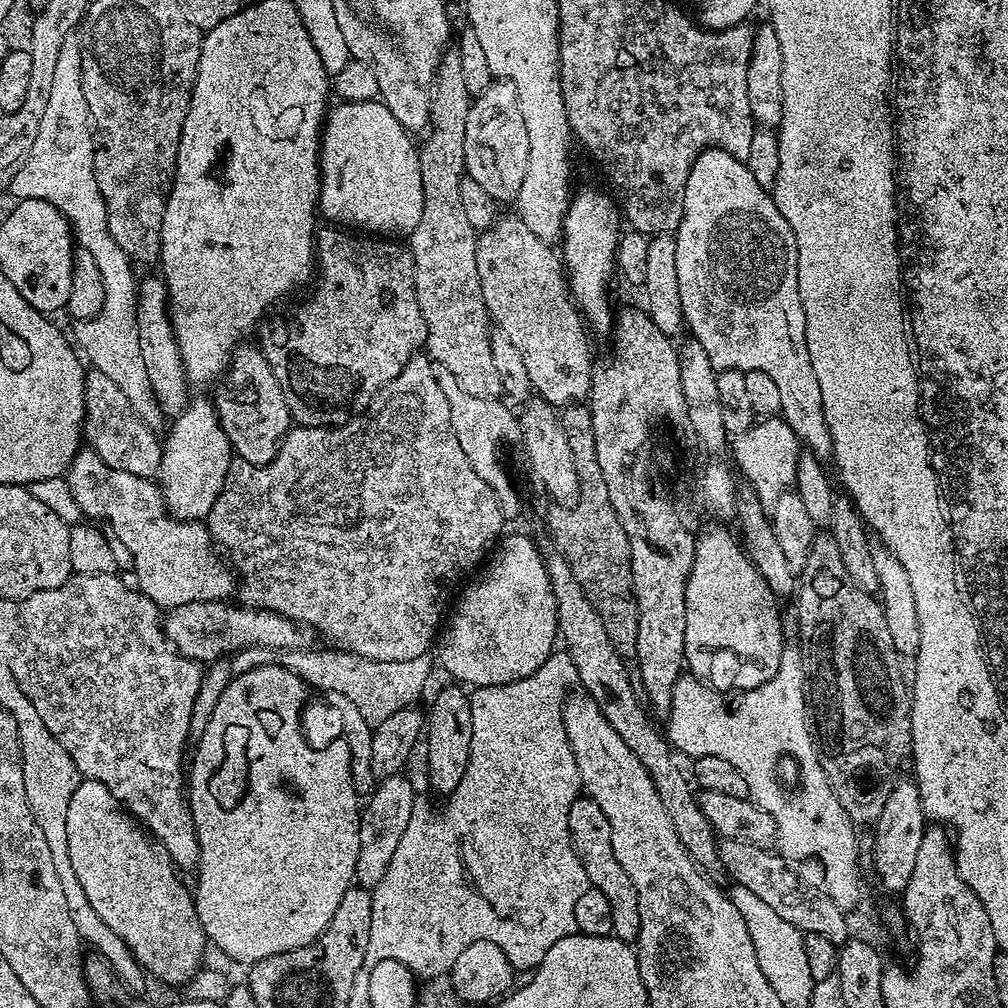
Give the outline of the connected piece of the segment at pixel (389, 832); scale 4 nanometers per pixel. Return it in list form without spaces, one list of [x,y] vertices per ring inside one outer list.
[[[407,775],[385,776],[377,783],[371,796],[367,797],[360,813],[360,849],[356,863],[355,883],[360,886],[374,886],[382,882],[394,850],[406,834],[406,825],[410,823],[412,812],[418,807],[416,792],[407,780]]]

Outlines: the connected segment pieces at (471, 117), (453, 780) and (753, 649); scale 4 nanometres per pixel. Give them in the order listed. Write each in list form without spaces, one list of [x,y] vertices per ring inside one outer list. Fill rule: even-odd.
[[[497,79],[484,93],[473,99],[466,114],[464,171],[467,179],[478,182],[478,186],[482,186],[492,200],[512,202],[522,190],[529,162],[530,134],[526,134],[518,90],[511,80]]]
[[[463,687],[444,688],[426,708],[426,744],[428,740],[428,784],[441,798],[452,795],[453,790],[462,782],[466,766],[470,762],[472,745],[472,715],[470,696]]]
[[[708,528],[697,535],[694,566],[686,582],[686,668],[697,680],[707,682],[717,690],[736,688],[737,693],[748,692],[776,677],[779,660],[786,647],[784,628],[780,625],[778,598],[766,586],[762,574],[753,566],[741,541],[724,528]]]

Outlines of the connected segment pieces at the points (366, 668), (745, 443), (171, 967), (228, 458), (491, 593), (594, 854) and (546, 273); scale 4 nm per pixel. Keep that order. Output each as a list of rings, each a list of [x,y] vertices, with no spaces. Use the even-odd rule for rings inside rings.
[[[331,647],[316,648],[285,648],[279,653],[274,648],[241,648],[235,653],[236,661],[231,661],[230,667],[233,673],[245,672],[251,668],[257,668],[260,664],[280,663],[283,668],[289,668],[294,674],[298,674],[309,689],[321,688],[324,694],[337,692],[346,694],[358,710],[362,710],[362,718],[375,726],[381,724],[386,718],[390,718],[392,712],[402,710],[413,703],[412,700],[420,692],[420,684],[414,677],[419,672],[428,672],[434,668],[434,660],[431,655],[425,654],[418,658],[410,658],[406,662],[378,662],[377,660],[361,660],[350,652],[333,650]]]
[[[780,416],[757,419],[750,430],[735,436],[731,444],[732,456],[741,474],[749,480],[745,481],[764,505],[774,505],[781,494],[795,485],[802,445],[794,430],[790,430],[790,426]]]
[[[81,779],[80,785],[74,790],[74,794],[70,794],[70,807],[66,810],[66,842],[70,846],[70,862],[74,865],[74,874],[78,874],[78,882],[82,882],[82,890],[86,890],[86,898],[90,901],[90,906],[94,906],[94,914],[98,914],[98,918],[102,918],[102,922],[106,922],[106,926],[110,926],[110,930],[114,930],[114,934],[118,934],[122,938],[122,942],[126,942],[126,946],[130,946],[130,950],[153,981],[161,980],[164,984],[187,985],[188,981],[202,967],[200,959],[204,956],[206,937],[198,922],[198,910],[193,893],[190,891],[189,885],[187,888],[180,881],[181,873],[173,864],[166,846],[162,846],[159,840],[149,835],[136,817],[125,812],[124,805],[114,798],[114,794],[110,794],[110,790],[106,790],[106,786],[102,786],[102,782],[86,779]]]
[[[193,399],[171,424],[172,433],[162,440],[158,487],[170,515],[179,520],[203,521],[222,490],[222,482],[226,482],[226,470],[232,465],[234,453],[211,399]]]
[[[507,536],[491,549],[486,563],[479,569],[480,577],[477,580],[469,579],[463,585],[464,593],[461,594],[452,617],[450,612],[438,636],[439,667],[441,664],[456,679],[453,681],[464,686],[472,684],[473,689],[509,684],[534,674],[534,670],[538,670],[548,661],[558,644],[556,599],[537,541],[532,541],[528,536]]]
[[[581,794],[576,801],[570,806],[570,838],[574,850],[578,854],[578,858],[582,862],[582,866],[586,870],[586,878],[589,885],[598,890],[602,890],[602,894],[606,894],[606,898],[610,901],[610,910],[614,917],[614,930],[612,935],[617,940],[635,941],[640,923],[638,922],[638,898],[634,890],[634,882],[630,882],[626,870],[622,870],[622,865],[618,863],[618,858],[614,858],[614,842],[610,842],[610,821],[607,820],[606,814],[602,814],[598,802],[594,802],[586,794]]]
[[[501,215],[491,228],[476,237],[476,261],[478,278],[482,286],[482,298],[491,323],[510,338],[510,346],[515,346],[522,354],[522,363],[530,374],[533,393],[539,399],[553,406],[579,404],[589,399],[592,390],[592,369],[594,355],[588,345],[589,333],[585,321],[572,297],[566,281],[566,269],[551,243],[539,240],[520,220],[519,215]]]

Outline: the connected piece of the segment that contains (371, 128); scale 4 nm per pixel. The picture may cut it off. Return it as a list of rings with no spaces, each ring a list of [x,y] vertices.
[[[379,99],[349,104],[340,102],[337,105],[333,112],[331,109],[327,113],[320,134],[319,215],[323,219],[325,216],[328,219],[325,221],[336,226],[353,224],[356,227],[353,229],[363,230],[368,234],[387,234],[392,238],[407,237],[418,226],[424,205],[420,153],[417,145],[412,145],[413,137]]]

